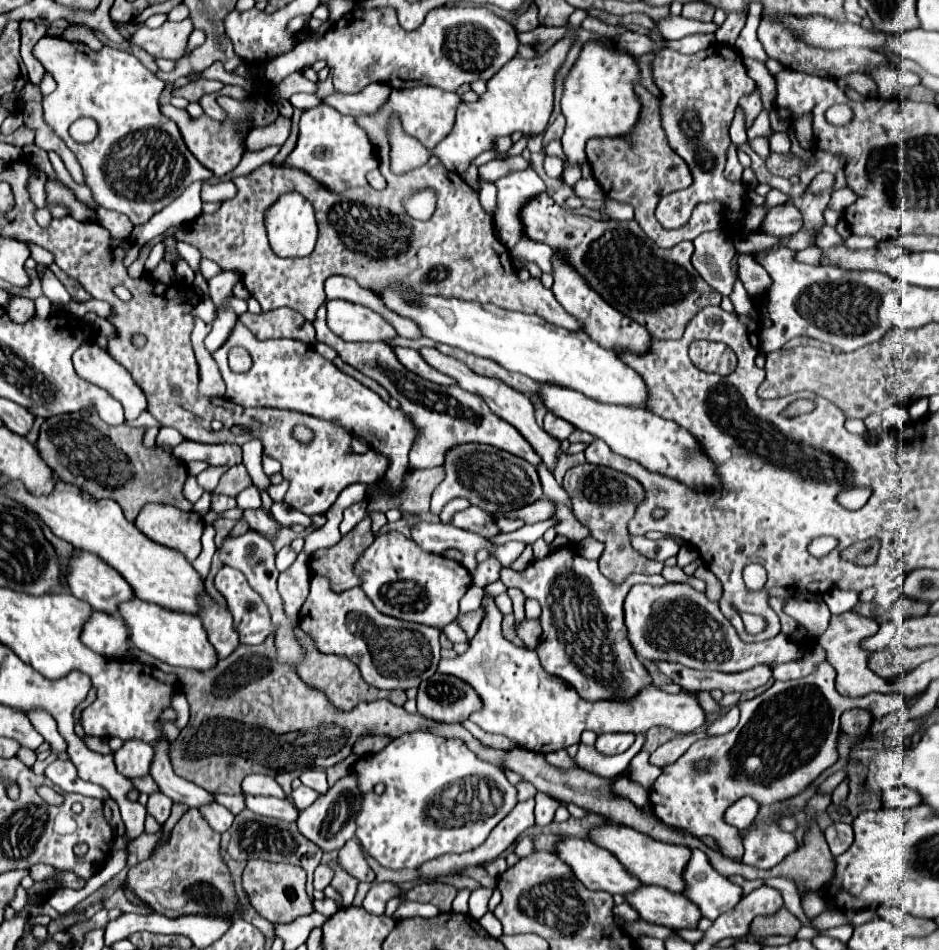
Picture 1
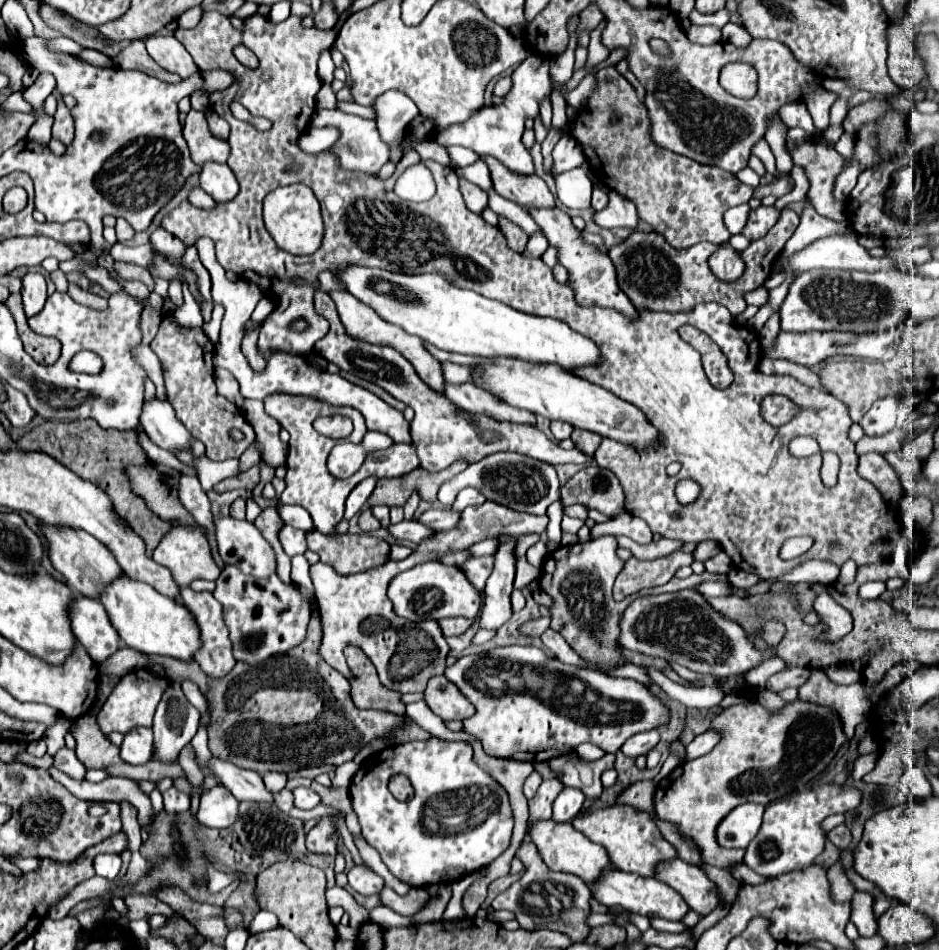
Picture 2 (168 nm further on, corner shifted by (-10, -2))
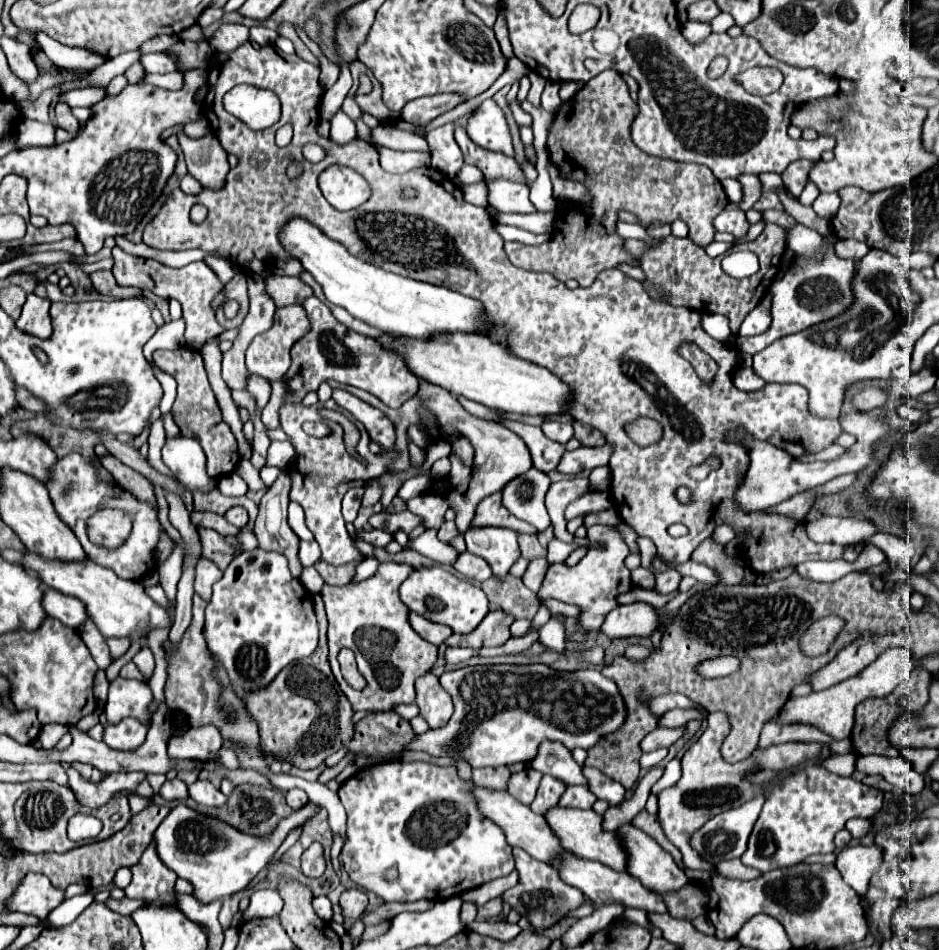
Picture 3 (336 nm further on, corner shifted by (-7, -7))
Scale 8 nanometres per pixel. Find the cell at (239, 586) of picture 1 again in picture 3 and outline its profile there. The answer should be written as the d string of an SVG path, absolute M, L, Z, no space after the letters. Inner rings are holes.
M260 548L242 552L228 564L224 576L214 584L212 600L206 608L204 638L208 648L220 658L222 666L228 670L230 682L238 692L260 690L268 682L272 682L284 666L314 652L318 644L318 626L312 598L308 590L300 584L300 580L290 574L288 562L284 562L280 554L264 552Z

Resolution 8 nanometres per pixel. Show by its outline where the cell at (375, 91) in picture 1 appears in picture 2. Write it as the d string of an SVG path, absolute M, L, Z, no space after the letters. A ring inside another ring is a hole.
M387 91L375 101L375 111L377 111L377 127L393 151L391 151L391 161L399 161L401 153L397 149L397 141L405 135L405 127L409 125L411 119L419 115L417 105L407 97L405 93L399 91Z

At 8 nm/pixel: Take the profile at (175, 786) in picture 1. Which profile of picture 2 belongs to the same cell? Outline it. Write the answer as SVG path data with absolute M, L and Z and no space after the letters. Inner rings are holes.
M169 683L153 719L155 747L161 763L173 763L179 751L191 743L199 727L199 717L199 709L185 699L181 685Z

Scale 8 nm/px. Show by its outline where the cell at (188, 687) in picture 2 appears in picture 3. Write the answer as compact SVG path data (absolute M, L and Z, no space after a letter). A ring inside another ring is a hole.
M154 586L154 588L148 588L146 590L148 592L148 596L156 602L156 604L160 604L160 606L164 606L164 608L170 608L172 604L170 604L170 600L166 598L166 594L164 594L164 590L162 590L162 586Z

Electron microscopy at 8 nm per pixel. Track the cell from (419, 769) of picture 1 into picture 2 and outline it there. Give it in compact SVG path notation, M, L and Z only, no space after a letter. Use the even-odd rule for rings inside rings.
M437 737L429 741L411 741L403 745L391 745L379 753L367 757L359 771L351 779L349 787L353 811L359 817L361 835L375 847L387 869L409 887L429 887L439 883L453 883L467 873L475 873L487 867L495 857L507 851L513 833L513 811L509 805L507 791L487 775L473 759L473 749L463 743L439 741ZM397 773L409 777L415 789L411 801L389 799L389 779Z

